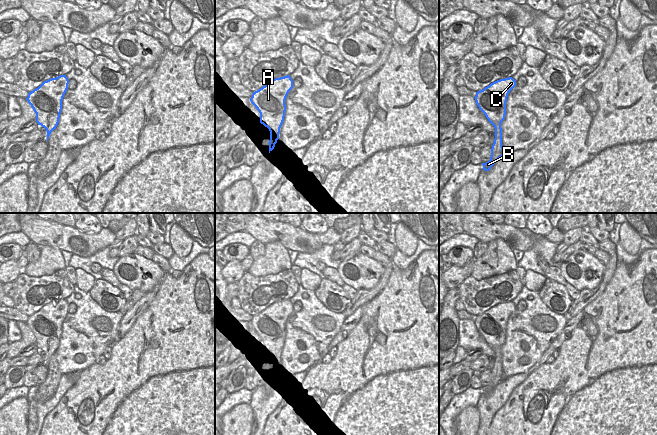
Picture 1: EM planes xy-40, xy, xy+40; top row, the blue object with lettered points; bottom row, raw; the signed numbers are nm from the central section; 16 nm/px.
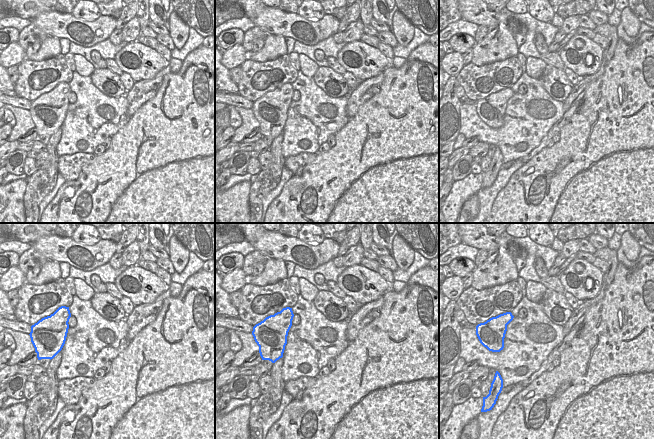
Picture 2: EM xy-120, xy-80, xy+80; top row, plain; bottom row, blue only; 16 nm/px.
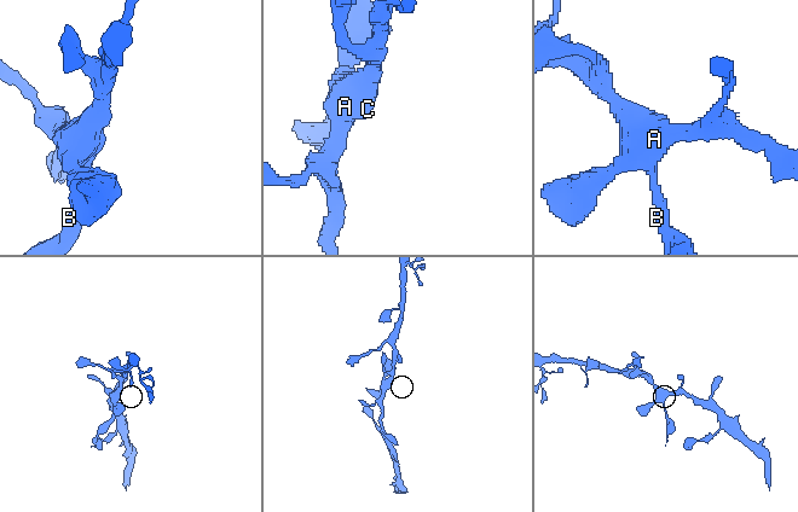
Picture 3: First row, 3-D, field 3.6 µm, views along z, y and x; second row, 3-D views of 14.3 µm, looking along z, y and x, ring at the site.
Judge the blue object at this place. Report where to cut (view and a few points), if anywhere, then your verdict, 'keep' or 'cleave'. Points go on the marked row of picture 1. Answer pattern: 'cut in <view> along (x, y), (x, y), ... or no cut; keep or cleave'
cut in xy along (270, 133), (273, 133), (277, 139); cleave

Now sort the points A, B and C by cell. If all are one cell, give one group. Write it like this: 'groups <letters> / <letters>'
groups A C / B

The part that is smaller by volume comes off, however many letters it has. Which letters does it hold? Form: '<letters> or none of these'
B

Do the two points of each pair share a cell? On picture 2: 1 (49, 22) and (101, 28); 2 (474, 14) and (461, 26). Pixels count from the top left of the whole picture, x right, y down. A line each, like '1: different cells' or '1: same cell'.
1: same cell
2: different cells

